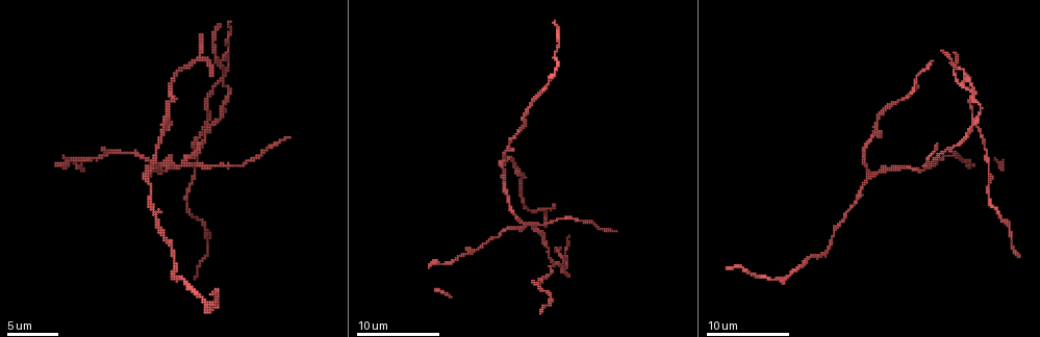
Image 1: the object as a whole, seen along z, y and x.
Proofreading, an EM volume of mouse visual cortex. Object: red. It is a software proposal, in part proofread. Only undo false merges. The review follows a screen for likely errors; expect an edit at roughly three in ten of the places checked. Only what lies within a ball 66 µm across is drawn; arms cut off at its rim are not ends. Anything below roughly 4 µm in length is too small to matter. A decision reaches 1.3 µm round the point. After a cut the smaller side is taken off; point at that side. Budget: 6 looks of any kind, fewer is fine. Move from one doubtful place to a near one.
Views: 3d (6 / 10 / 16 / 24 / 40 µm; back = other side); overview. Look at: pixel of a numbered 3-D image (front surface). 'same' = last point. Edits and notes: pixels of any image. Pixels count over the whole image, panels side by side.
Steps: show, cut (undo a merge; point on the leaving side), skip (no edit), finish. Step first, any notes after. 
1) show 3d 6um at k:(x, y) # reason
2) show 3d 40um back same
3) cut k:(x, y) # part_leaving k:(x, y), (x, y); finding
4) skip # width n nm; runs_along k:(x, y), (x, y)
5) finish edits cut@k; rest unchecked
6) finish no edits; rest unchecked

show 3d 16um at 1:(974, 93) # looks like a crossing

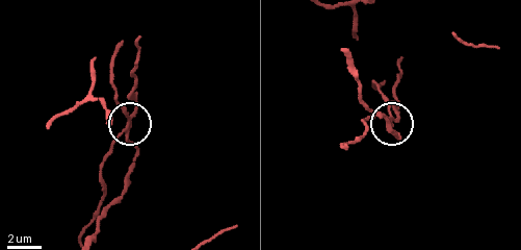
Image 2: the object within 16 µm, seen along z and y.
cut 2:(124, 108) # arms 4; two cells meet here

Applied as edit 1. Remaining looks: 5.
show 3d 6um at 1:(179, 166) # looks like a crossing

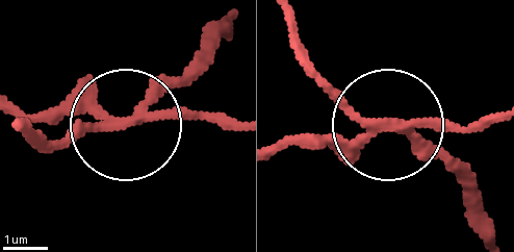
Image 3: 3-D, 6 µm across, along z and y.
cut 3:(78, 91) # part_leaving 3:(122, 121), (14, 110); a second cell is stuck on

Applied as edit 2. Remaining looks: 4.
show 3d 16um at 1:(869, 171)

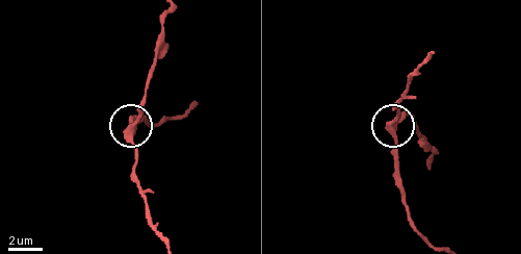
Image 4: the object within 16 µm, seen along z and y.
show 3d 6um at 4:(131, 132)

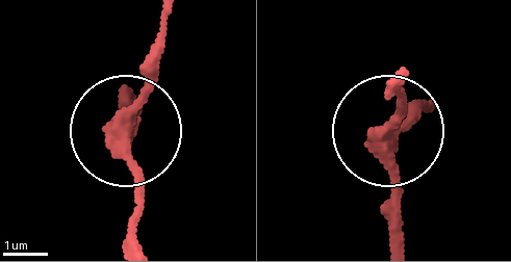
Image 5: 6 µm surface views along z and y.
skip # arms 3; all the same cell

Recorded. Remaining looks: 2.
finish edits cut@2, cut@3; rest unchecked

